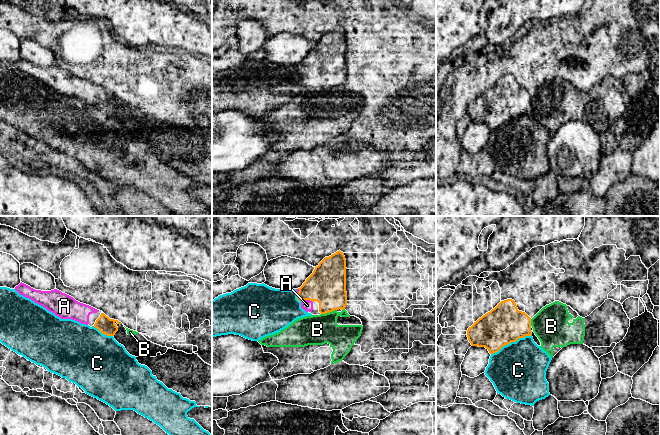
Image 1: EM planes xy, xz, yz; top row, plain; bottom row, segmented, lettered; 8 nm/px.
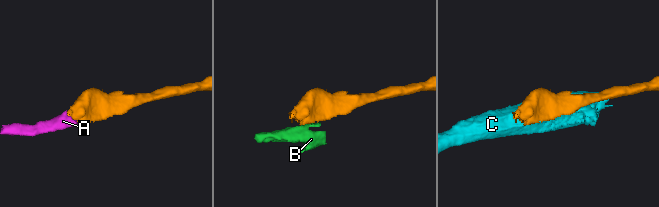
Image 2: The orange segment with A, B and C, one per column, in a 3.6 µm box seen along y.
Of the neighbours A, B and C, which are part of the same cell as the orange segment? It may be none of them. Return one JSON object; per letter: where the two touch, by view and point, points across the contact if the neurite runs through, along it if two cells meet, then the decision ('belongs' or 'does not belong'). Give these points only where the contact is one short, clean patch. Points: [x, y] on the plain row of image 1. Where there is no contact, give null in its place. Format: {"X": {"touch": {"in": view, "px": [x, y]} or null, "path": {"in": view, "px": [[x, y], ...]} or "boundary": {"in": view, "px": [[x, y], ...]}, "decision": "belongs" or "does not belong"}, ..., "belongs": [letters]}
{"A": {"touch": {"in": "xz", "px": [306, 75]}, "path": {"in": "xz", "px": [[327, 60], [319, 62], [306, 75], [307, 81]]}, "decision": "belongs"}, "B": {"touch": {"in": "xz", "px": [328, 88]}, "boundary": {"in": "xz", "px": [[336, 85], [321, 90]]}, "decision": "does not belong"}, "C": {"touch": {"in": "yz", "px": [511, 117]}, "decision": "does not belong"}, "belongs": ["A"]}

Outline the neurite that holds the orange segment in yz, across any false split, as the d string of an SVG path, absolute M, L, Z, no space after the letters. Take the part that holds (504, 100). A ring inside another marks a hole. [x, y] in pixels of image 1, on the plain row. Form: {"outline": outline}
{"outline": "M512 75L501 77L467 106L471 121L485 123L490 130L519 114L531 111L531 94L518 86Z"}

